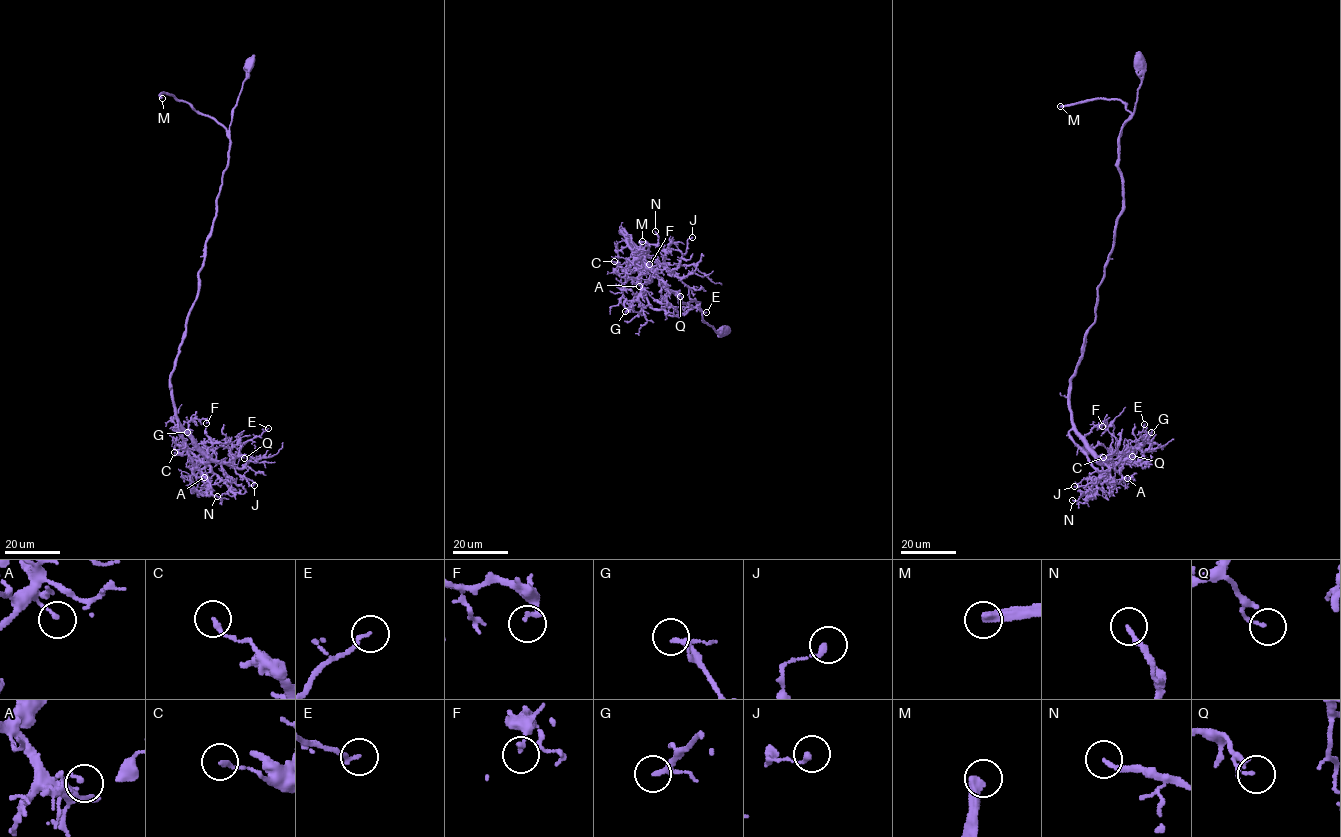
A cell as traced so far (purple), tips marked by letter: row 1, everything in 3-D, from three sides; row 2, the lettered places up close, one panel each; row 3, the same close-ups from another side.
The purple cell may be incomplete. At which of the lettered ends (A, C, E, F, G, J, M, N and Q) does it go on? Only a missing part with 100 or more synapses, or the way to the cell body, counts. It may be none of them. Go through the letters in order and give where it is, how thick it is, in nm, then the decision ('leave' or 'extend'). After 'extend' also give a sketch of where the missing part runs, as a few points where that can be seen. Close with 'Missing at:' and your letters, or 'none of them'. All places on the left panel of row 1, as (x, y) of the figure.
A: place (204, 477); calibre 150 nm; leave
C: place (174, 452); calibre 180 nm; leave
E: place (268, 428); calibre 150 nm; leave
F: place (206, 423); calibre 200 nm; leave
G: place (187, 432); calibre 170 nm; leave
J: place (254, 485); calibre 200 nm; leave
M: place (162, 98); calibre 400 nm; extend
N: place (217, 496); calibre 170 nm; leave
Q: place (244, 458); calibre 140 nm; leave
Missing at: M

